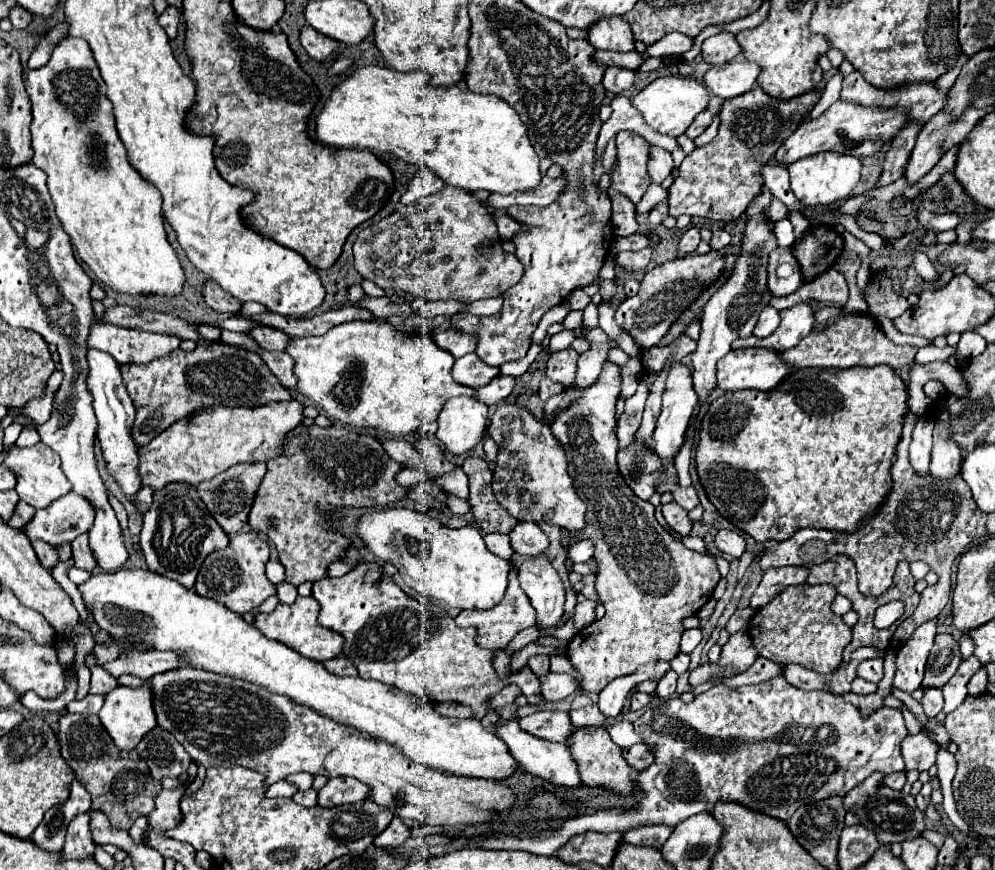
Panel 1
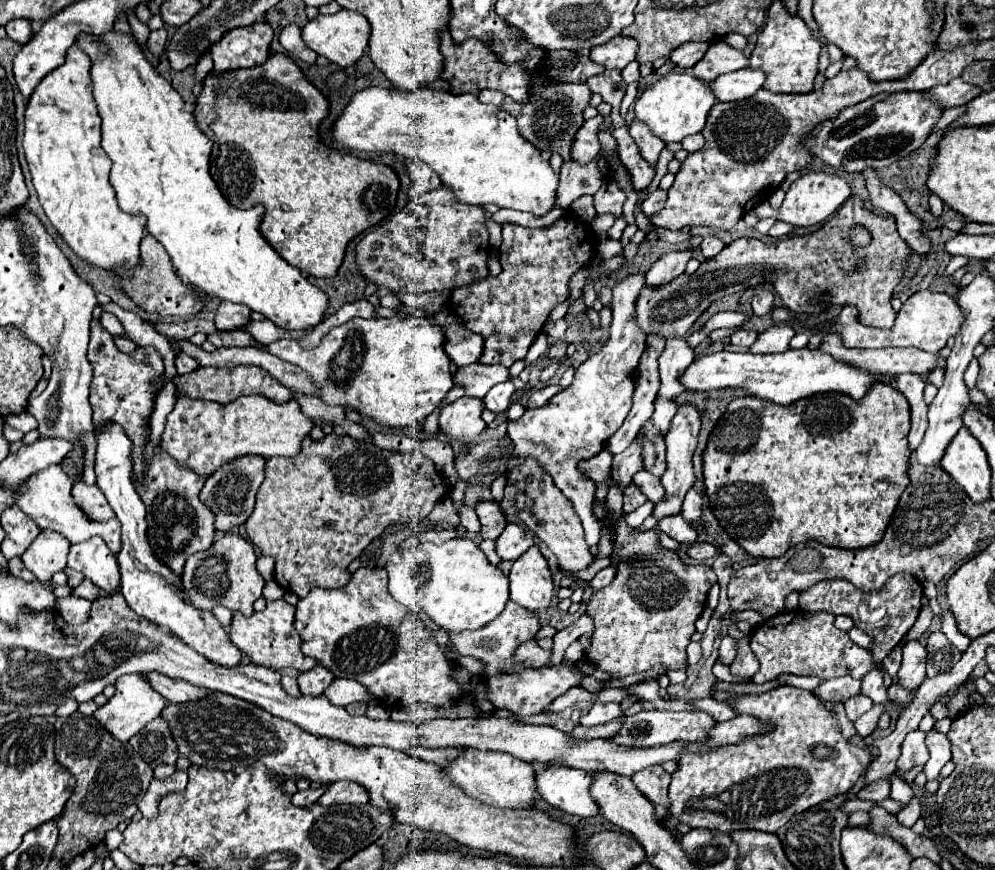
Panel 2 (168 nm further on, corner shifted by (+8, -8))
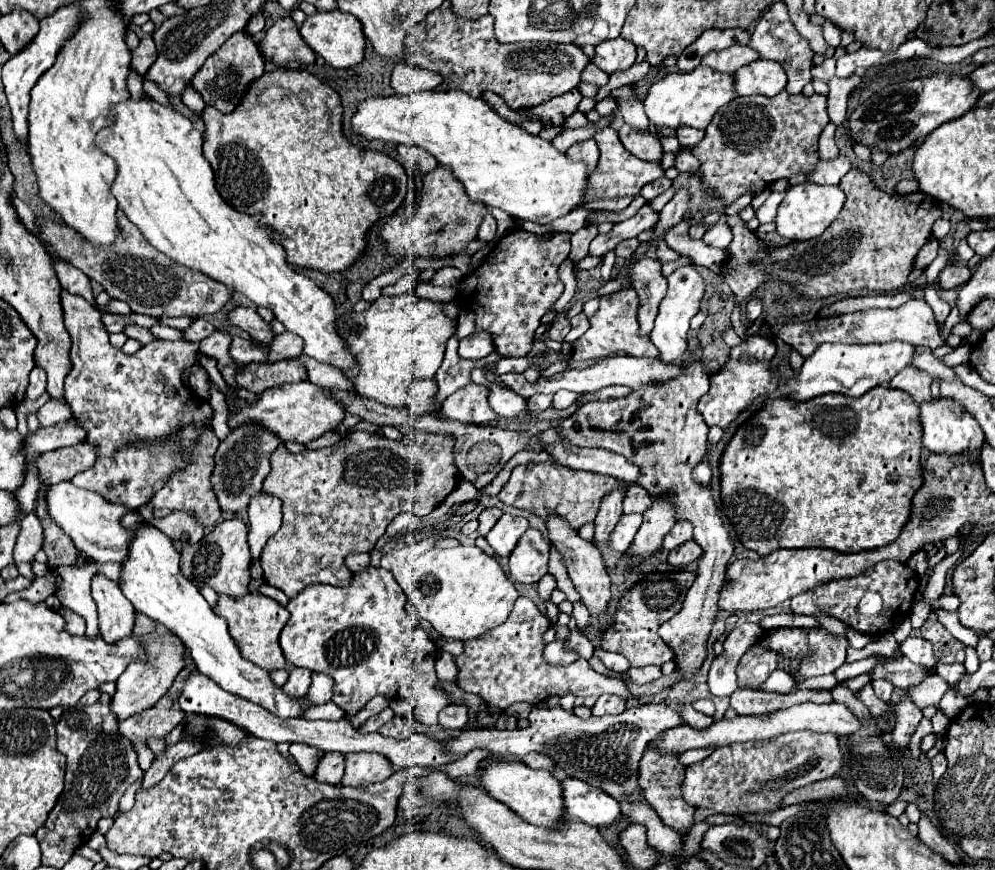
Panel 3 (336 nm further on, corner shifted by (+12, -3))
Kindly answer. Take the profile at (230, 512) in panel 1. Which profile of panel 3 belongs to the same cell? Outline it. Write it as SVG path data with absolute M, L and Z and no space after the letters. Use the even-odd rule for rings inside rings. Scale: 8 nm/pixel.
M255 425L235 429L233 433L229 433L225 441L219 443L219 449L215 453L215 469L211 475L211 485L223 513L237 515L239 511L249 507L249 501L257 493L261 493L263 479L269 475L269 457L279 443L281 441L273 433L269 433L267 429L259 429Z

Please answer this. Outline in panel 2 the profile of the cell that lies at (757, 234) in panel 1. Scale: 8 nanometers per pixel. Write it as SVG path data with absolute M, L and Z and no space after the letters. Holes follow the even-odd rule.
M681 406L677 410L677 414L671 420L671 428L667 432L667 472L661 478L661 484L665 488L665 496L661 502L655 504L653 508L653 516L655 520L661 520L665 516L673 516L681 512L681 504L685 494L691 490L691 486L695 484L695 472L693 472L693 464L691 464L691 456L695 452L697 446L697 434L701 428L701 416L697 410L693 410L693 406Z

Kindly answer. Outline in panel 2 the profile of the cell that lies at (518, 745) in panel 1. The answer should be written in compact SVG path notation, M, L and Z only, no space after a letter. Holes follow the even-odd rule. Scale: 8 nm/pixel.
M565 766L541 768L537 772L537 788L541 798L553 808L581 818L599 814L599 804L591 796L591 782L593 776L589 772Z

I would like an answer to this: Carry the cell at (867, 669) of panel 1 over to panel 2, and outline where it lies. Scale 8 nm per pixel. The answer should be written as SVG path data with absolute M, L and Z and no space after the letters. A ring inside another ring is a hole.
M873 670L873 674L867 674L861 684L863 684L863 694L869 696L875 704L885 704L889 700L887 698L887 686L883 684L879 670Z

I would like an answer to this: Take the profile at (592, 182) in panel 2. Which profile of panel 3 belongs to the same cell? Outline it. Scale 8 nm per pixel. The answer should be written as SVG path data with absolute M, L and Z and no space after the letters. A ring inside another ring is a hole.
M593 139L583 141L583 143L575 143L573 147L567 149L565 155L571 161L585 161L589 173L593 171L593 167L597 167L597 161L599 161L599 149L597 149L597 143Z

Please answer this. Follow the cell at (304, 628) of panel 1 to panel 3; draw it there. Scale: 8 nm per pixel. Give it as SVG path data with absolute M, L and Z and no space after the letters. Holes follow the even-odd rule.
M243 595L241 601L233 601L231 597L219 597L217 605L213 607L217 615L227 619L229 633L235 639L241 655L259 665L265 671L275 671L275 669L291 669L291 665L285 661L285 655L281 653L279 645L279 633L285 623L285 607L277 605L277 601L265 597L265 595Z

